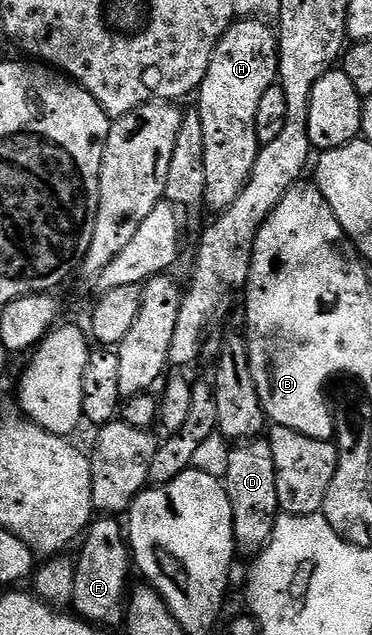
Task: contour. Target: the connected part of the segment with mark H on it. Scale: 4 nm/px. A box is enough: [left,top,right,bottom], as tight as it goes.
[195,17,279,212]

